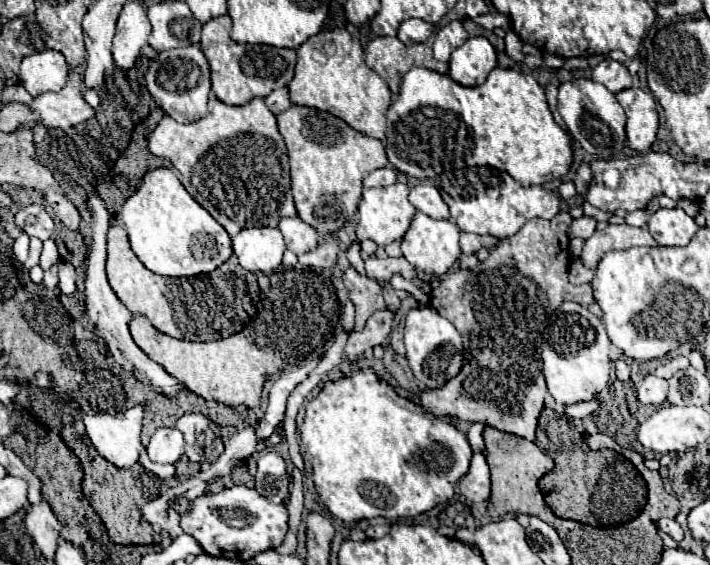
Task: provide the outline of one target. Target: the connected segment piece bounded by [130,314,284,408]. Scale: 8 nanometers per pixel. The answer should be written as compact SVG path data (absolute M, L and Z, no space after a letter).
M142 314L132 316L130 332L134 342L140 346L140 350L144 350L154 362L158 362L170 376L178 378L188 390L196 392L198 396L206 400L216 400L232 408L236 406L258 408L260 392L266 377L278 373L284 367L284 361L280 356L272 351L264 350L268 366L270 366L268 374L264 374L264 370L260 370L260 358L252 354L252 342L248 342L248 334L240 334L240 332L222 340L214 340L214 342L176 340L158 332Z

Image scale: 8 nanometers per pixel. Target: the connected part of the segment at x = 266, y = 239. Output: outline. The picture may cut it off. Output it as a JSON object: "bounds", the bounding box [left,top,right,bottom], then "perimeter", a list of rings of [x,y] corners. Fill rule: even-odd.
{"bounds":[232,228,286,274],"perimeter":[[[244,228],[232,238],[232,248],[242,268],[270,274],[282,264],[286,244],[278,228]]]}

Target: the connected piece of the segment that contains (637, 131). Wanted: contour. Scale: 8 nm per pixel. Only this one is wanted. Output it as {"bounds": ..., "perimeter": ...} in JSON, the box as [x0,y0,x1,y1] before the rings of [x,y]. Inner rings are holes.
{"bounds":[616,88,658,152],"perimeter":[[[628,88],[616,94],[620,106],[624,108],[626,120],[626,144],[636,152],[646,152],[658,132],[658,112],[652,94]]]}

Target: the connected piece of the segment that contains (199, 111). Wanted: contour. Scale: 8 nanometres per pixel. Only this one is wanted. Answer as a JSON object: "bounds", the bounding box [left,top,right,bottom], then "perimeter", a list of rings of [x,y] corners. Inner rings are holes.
{"bounds":[146,46,210,124],"perimeter":[[[200,46],[174,48],[174,50],[160,52],[158,58],[152,60],[146,72],[146,86],[152,98],[158,102],[158,106],[176,122],[190,124],[204,118],[206,102],[210,94],[210,70]]]}

